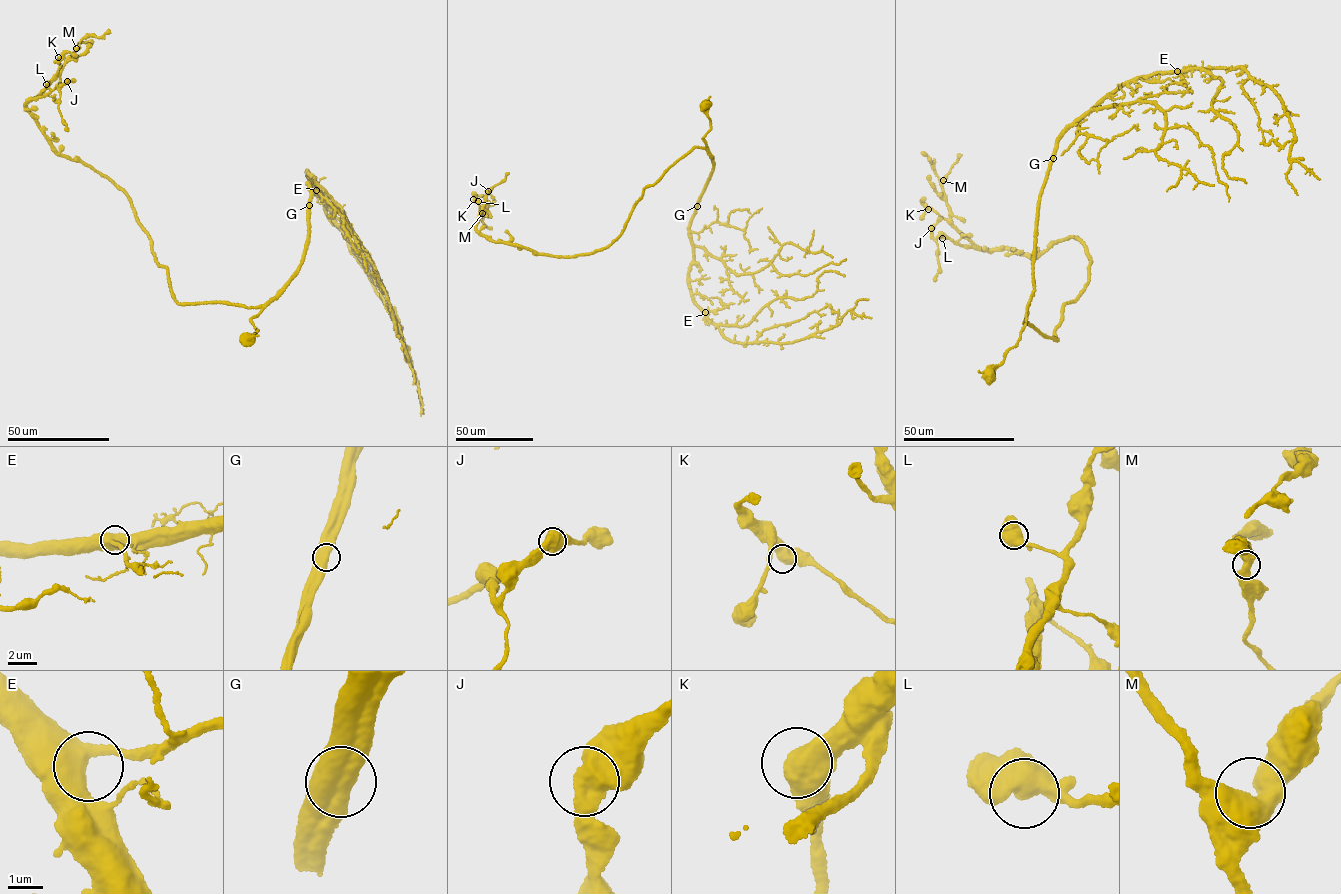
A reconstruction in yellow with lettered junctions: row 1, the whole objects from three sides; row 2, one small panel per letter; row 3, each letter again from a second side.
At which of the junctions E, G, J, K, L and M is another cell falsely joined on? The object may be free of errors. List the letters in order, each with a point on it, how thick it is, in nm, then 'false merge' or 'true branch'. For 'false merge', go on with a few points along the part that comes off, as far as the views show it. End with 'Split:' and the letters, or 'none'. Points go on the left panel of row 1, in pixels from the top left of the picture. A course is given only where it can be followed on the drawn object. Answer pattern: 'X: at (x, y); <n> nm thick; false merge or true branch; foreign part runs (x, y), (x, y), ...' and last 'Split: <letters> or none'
E: at (316, 190); 550 nm thick; true branch
G: at (309, 205); 700 nm thick; true branch
J: at (67, 81); 600 nm thick; true branch
K: at (58, 57); 650 nm thick; true branch
L: at (46, 84); 700 nm thick; true branch
M: at (76, 48); 700 nm thick; true branch
Split: none

